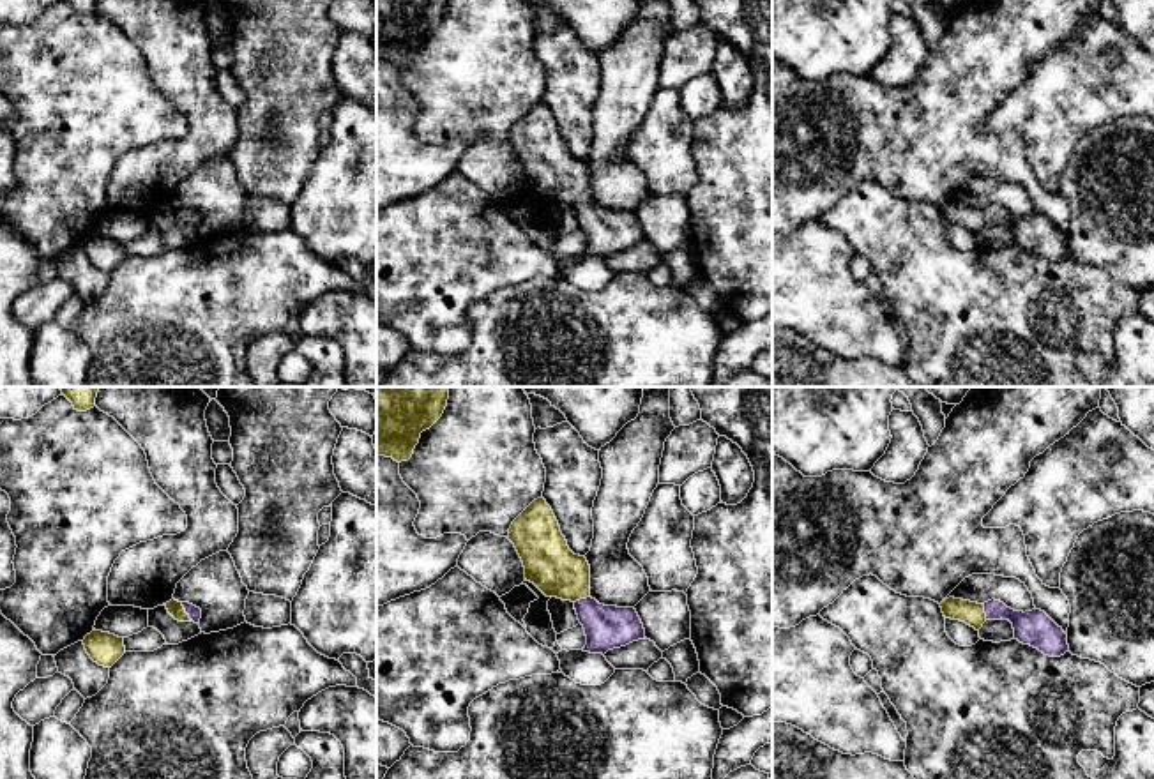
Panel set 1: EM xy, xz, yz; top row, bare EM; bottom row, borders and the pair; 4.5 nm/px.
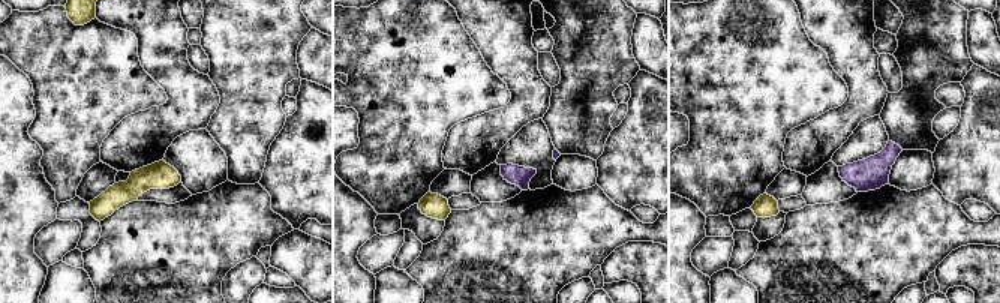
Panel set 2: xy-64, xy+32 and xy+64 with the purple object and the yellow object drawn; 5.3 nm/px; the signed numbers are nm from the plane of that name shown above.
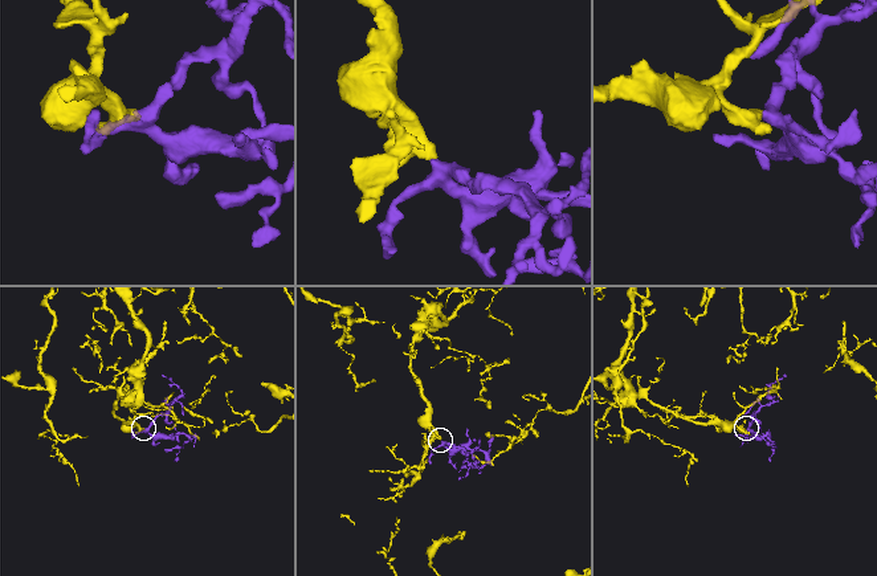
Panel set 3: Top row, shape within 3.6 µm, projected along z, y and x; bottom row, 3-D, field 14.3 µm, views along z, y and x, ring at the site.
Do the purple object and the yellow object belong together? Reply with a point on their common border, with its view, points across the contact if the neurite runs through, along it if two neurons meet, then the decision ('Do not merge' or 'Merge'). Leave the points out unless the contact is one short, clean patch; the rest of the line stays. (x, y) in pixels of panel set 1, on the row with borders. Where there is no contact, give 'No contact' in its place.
Touches purple at xy (186, 612). Path across: xy (195, 613), (186, 612), (175, 608). Merge

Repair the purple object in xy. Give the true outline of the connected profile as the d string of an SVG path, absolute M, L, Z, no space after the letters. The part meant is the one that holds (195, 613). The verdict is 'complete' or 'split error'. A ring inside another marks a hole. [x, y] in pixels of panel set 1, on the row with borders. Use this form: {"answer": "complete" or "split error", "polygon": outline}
{"answer": "split error", "polygon": "M171 599L170 602L164 604L168 613L178 620L178 622L194 622L200 624L201 618L201 609L189 604L189 602L178 602Z"}

